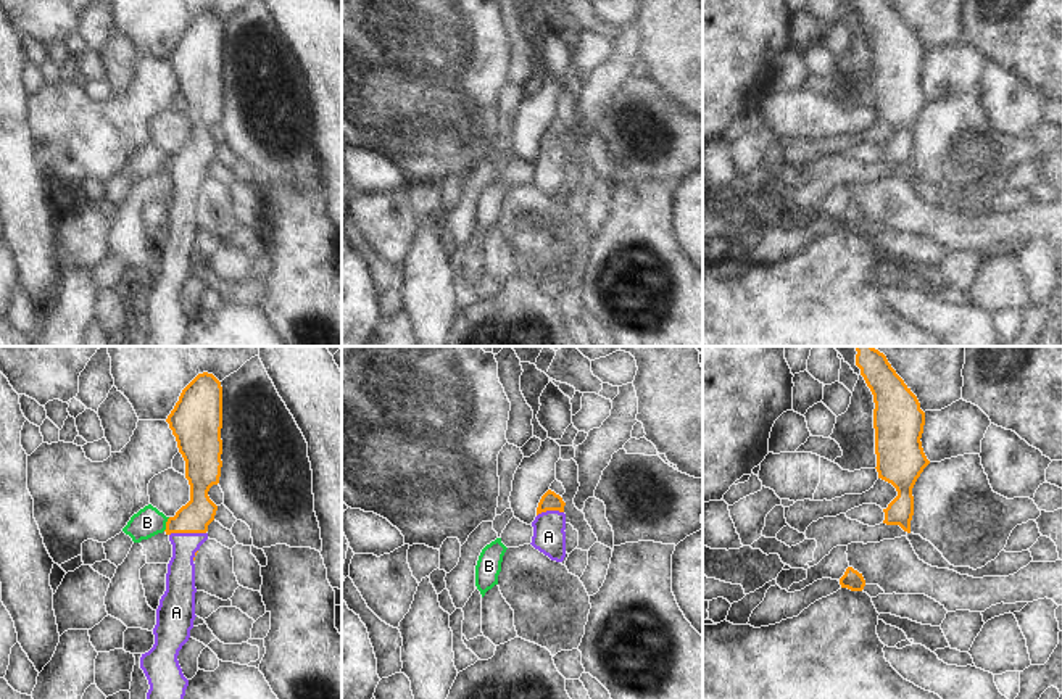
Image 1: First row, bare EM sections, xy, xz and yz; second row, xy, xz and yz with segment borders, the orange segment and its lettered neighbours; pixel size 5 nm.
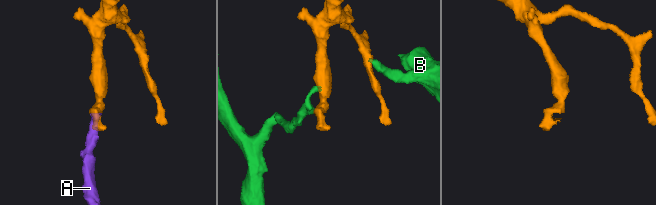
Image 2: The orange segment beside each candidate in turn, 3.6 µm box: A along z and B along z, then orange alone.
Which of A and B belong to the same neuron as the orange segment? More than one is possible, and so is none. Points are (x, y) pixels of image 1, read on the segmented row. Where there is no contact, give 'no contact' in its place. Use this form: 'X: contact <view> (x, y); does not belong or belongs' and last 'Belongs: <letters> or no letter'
A: contact xy (187, 532); belongs
B: contact xy (166, 524); does not belong
Belongs: A

